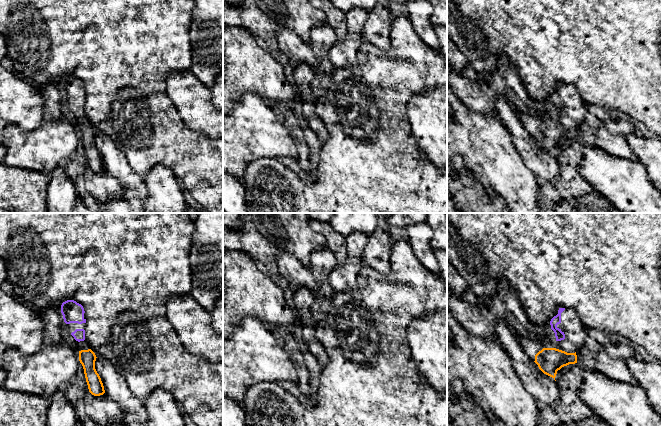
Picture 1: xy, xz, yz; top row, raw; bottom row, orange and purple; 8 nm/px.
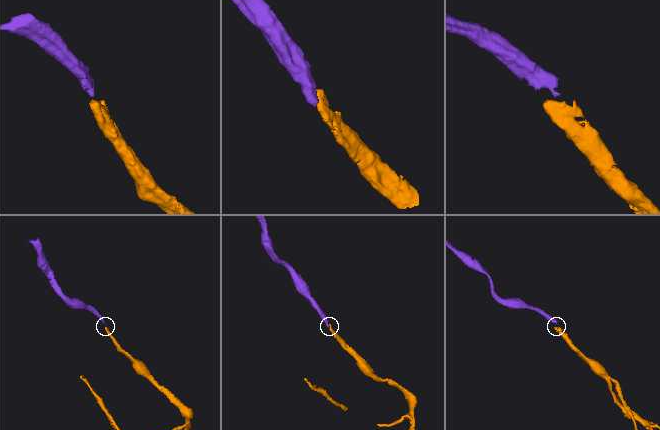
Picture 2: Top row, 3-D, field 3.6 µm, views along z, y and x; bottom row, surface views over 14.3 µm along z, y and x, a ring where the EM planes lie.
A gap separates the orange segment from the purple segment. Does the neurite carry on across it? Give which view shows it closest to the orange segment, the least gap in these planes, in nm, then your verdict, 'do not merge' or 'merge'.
yz | 60 nm | merge

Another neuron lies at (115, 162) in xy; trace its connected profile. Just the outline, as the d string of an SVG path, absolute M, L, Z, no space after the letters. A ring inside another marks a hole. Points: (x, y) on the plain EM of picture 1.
M97 133L95 145L101 154L105 169L121 183L132 213L146 213L143 201L148 192L143 177L132 170L125 154L110 139Z

